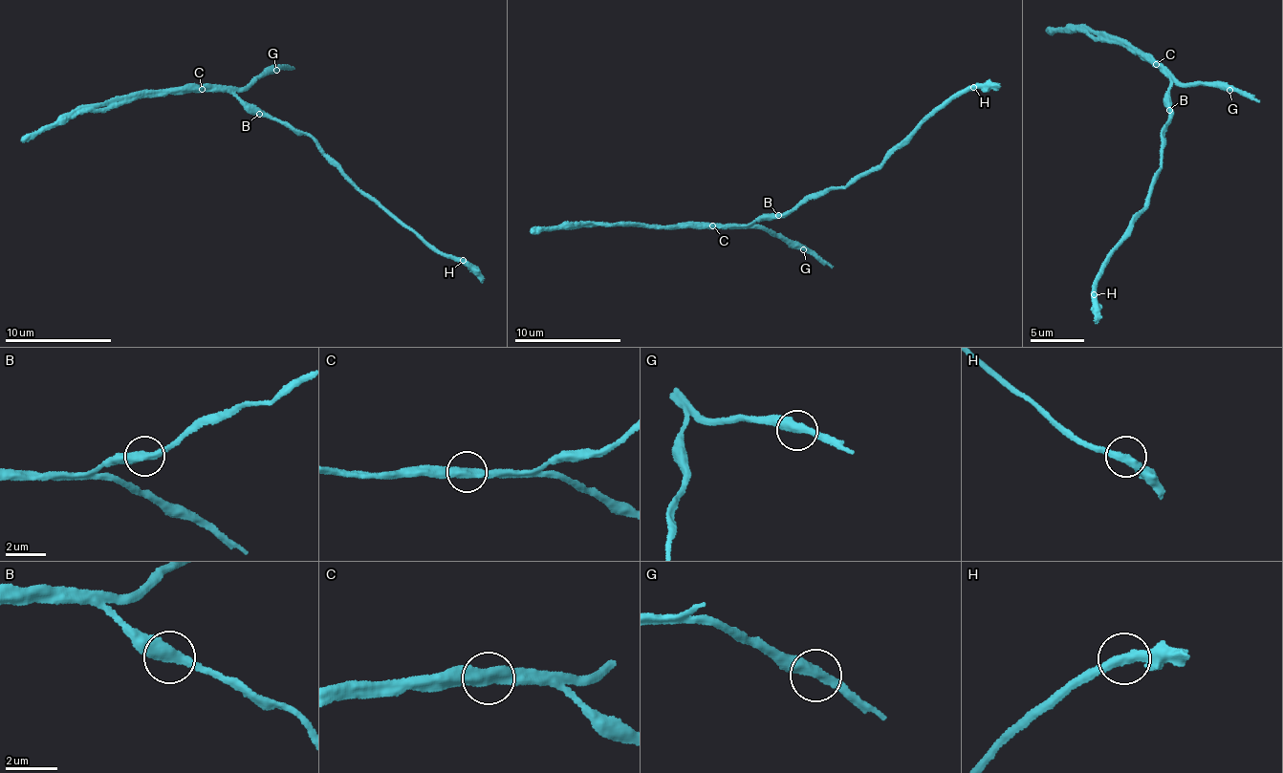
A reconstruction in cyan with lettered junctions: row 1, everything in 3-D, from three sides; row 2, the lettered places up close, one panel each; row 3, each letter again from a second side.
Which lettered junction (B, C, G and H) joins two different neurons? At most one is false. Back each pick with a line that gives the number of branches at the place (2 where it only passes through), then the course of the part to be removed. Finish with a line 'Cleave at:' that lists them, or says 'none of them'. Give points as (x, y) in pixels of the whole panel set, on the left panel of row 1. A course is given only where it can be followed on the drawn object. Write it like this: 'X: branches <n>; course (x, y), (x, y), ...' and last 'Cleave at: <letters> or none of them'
Cleave at: none of them

